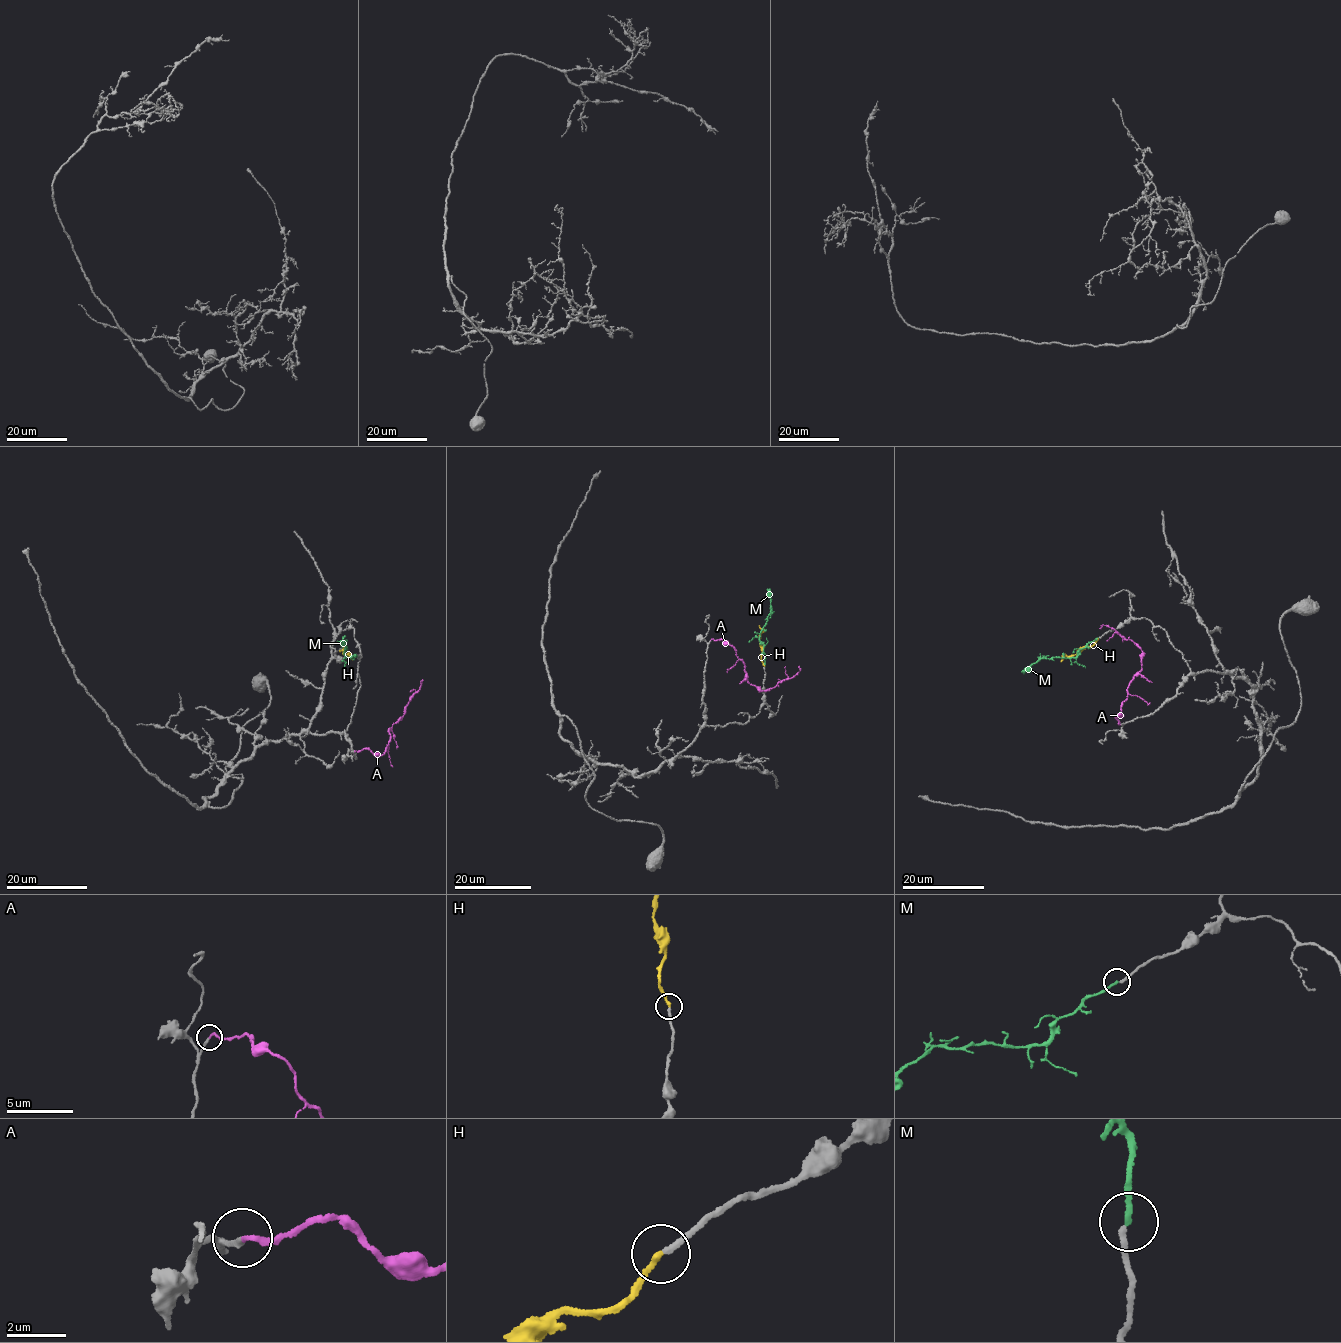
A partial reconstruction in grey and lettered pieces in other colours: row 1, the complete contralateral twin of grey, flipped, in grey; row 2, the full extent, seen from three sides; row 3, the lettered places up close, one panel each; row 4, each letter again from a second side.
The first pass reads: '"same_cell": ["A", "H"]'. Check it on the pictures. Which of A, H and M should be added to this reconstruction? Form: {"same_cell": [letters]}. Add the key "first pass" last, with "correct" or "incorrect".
{"same_cell": ["A", "H"], "first pass": "correct"}

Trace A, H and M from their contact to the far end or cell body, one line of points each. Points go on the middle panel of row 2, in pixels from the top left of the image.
A: (711, 639), (720, 638), (731, 645), (743, 661), (748, 682), (761, 690), (789, 679), (799, 672), (799, 666)
H: (764, 666), (759, 625)
M: (765, 666), (760, 639), (771, 609), (767, 588)

